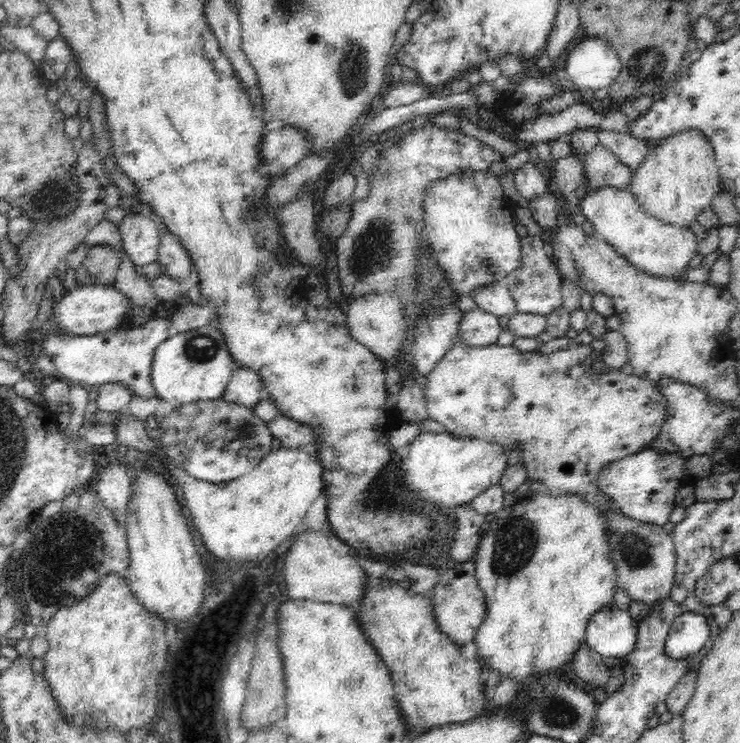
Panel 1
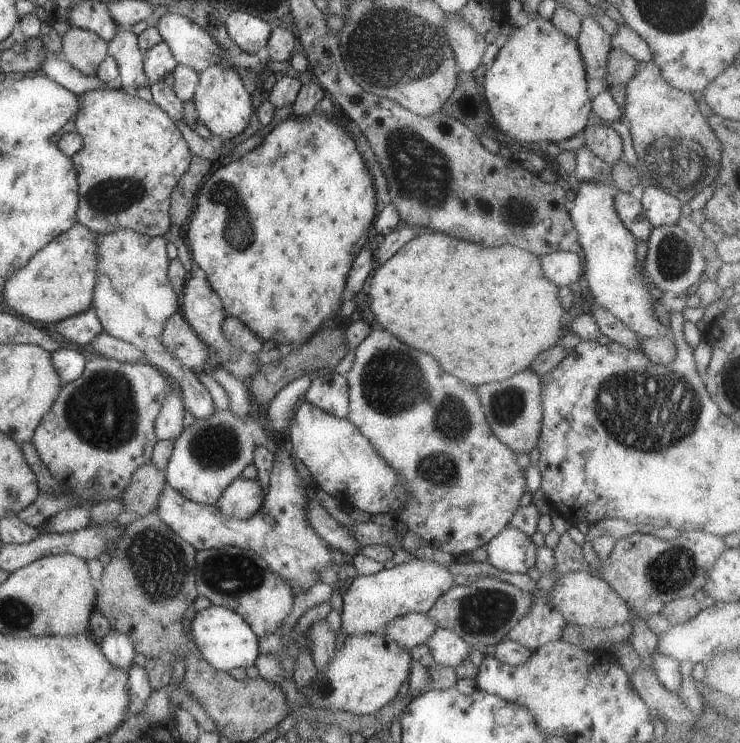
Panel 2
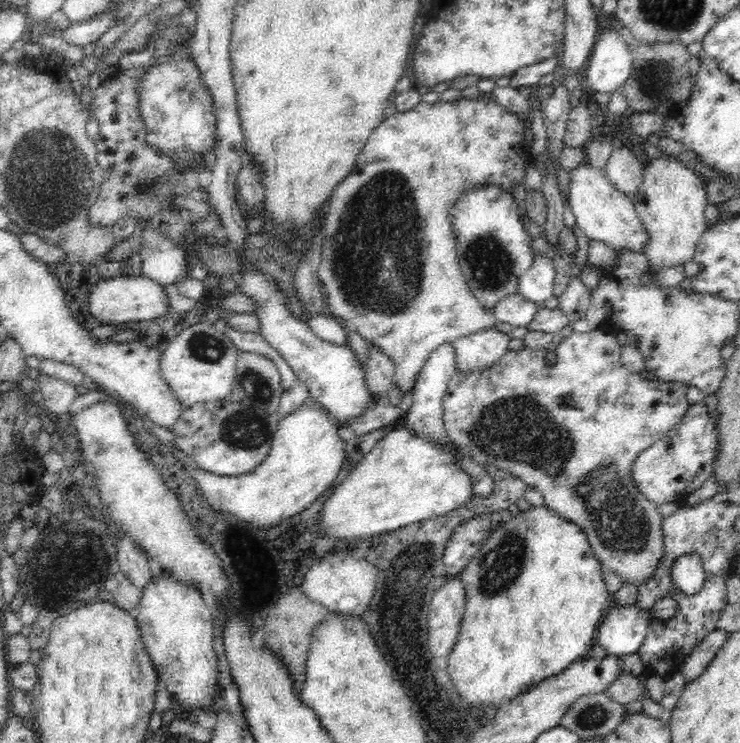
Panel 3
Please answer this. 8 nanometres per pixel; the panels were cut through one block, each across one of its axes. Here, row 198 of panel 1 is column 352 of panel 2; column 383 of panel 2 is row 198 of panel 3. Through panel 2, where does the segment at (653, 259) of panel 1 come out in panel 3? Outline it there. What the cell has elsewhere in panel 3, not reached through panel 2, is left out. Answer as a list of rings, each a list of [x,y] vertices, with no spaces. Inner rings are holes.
[[[583,163],[570,173],[569,206],[575,216],[575,224],[590,241],[600,241],[615,251],[631,250],[644,253],[648,233],[634,207],[634,199],[614,189],[606,175],[596,167]]]

